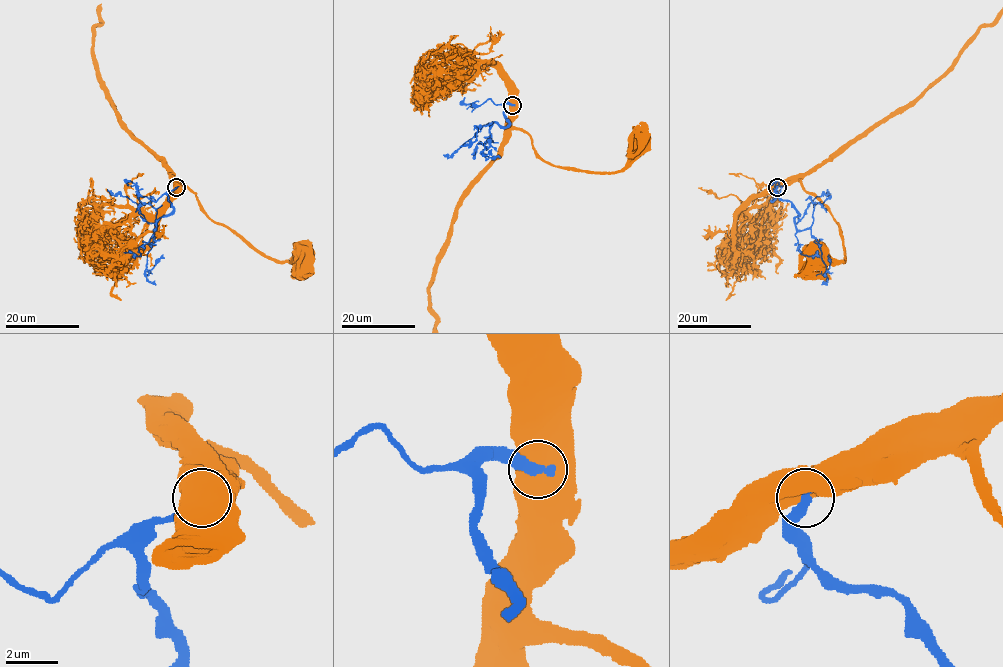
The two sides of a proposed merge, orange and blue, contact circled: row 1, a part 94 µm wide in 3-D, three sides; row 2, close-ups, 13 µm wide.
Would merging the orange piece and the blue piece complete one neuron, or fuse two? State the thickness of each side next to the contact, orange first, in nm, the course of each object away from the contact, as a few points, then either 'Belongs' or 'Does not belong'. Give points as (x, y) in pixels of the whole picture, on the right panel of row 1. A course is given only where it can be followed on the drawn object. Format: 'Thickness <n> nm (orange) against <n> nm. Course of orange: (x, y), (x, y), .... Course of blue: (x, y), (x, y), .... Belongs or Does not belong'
Thickness 750 nm (orange) against 400 nm. Course of orange: (776, 187), (799, 181), (838, 223), (844, 259), (818, 261), (815, 254). Course of blue: (776, 187), (776, 195), (788, 200), (799, 214), (795, 218), (795, 227), (810, 230), (828, 269), (828, 254). Does not belong

